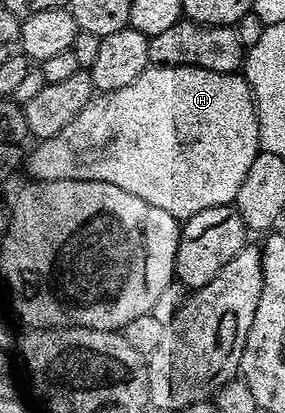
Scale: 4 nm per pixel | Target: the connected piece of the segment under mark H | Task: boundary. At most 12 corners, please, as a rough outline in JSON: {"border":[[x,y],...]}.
{"border":[[157,65],[26,157],[177,218],[262,151],[247,76]]}

